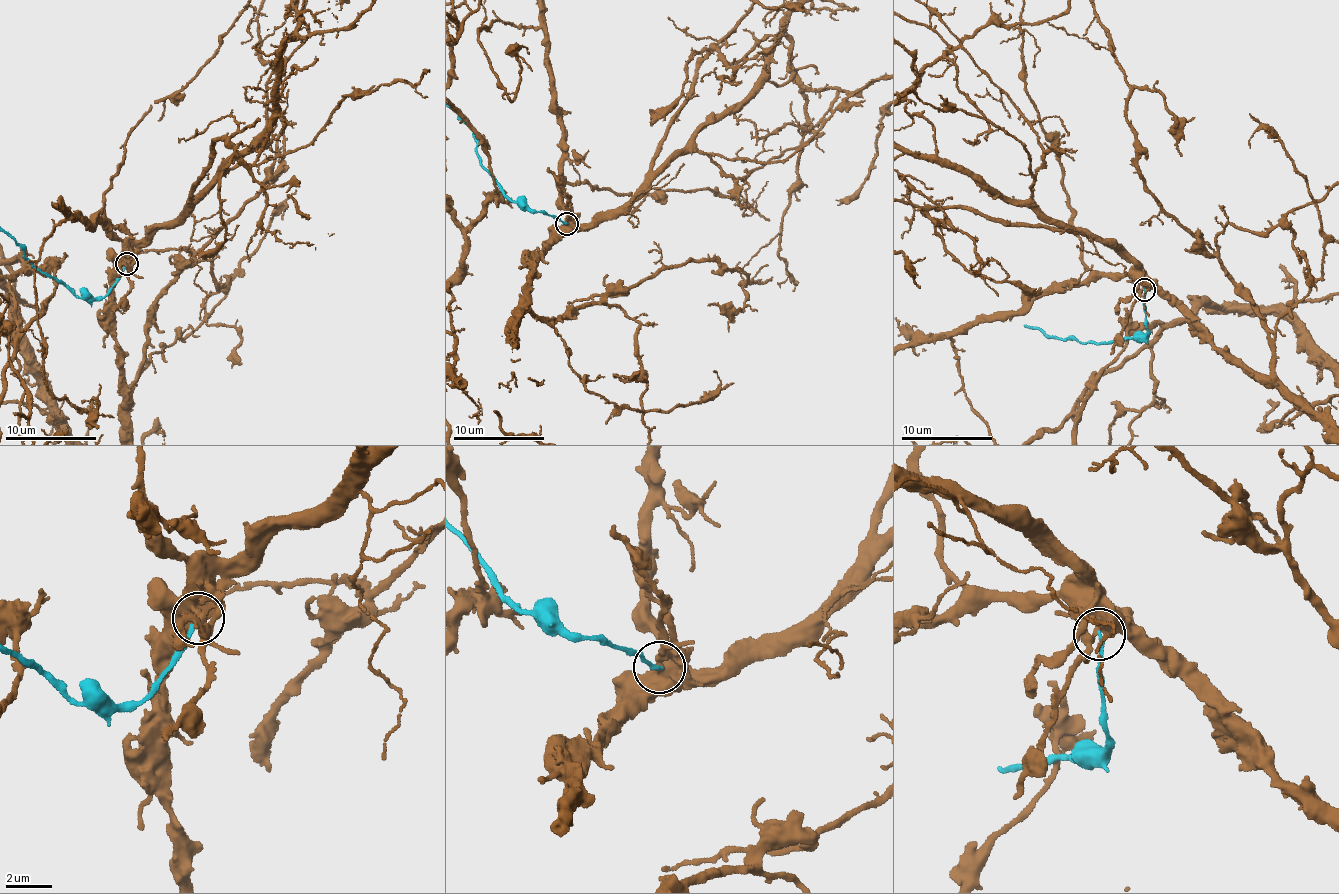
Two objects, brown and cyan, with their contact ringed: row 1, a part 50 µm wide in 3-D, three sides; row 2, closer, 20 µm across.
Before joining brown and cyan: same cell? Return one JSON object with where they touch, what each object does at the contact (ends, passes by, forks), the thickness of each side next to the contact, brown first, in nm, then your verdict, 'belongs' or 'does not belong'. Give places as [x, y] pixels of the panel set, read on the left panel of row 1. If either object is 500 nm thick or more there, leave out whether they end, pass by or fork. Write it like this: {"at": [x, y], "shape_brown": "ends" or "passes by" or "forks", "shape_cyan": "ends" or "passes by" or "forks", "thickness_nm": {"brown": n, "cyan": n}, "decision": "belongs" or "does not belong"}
{"at": [126, 264], "shape_brown": "passes by", "shape_cyan": "ends", "thickness_nm": {"brown": 320, "cyan": 160}, "decision": "does not belong"}

